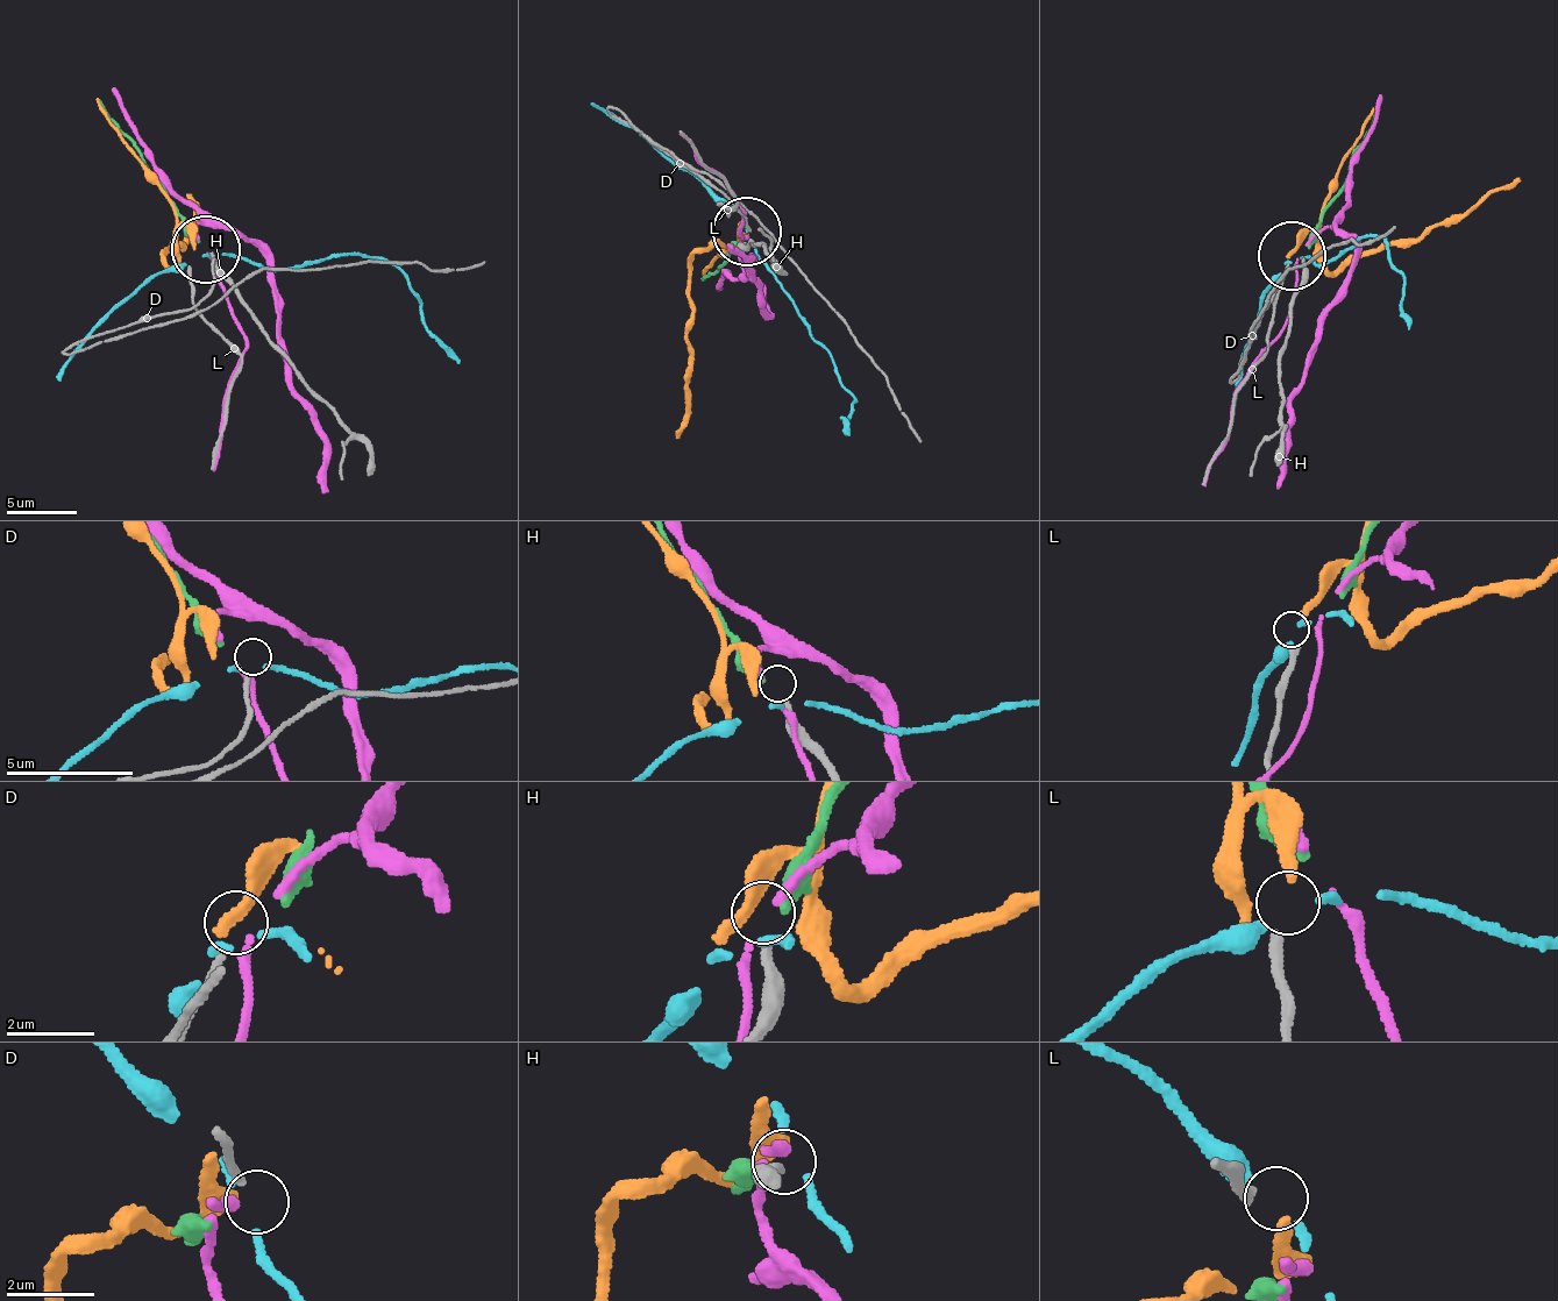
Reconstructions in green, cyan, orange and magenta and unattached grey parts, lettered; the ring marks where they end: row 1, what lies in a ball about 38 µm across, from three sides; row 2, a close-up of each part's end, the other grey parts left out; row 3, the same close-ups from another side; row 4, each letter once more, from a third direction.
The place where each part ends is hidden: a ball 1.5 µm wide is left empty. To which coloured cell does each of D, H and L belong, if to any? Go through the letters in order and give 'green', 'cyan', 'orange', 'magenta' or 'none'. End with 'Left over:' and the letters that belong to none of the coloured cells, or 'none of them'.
D: none
H: green
L: orange
Left over: D

